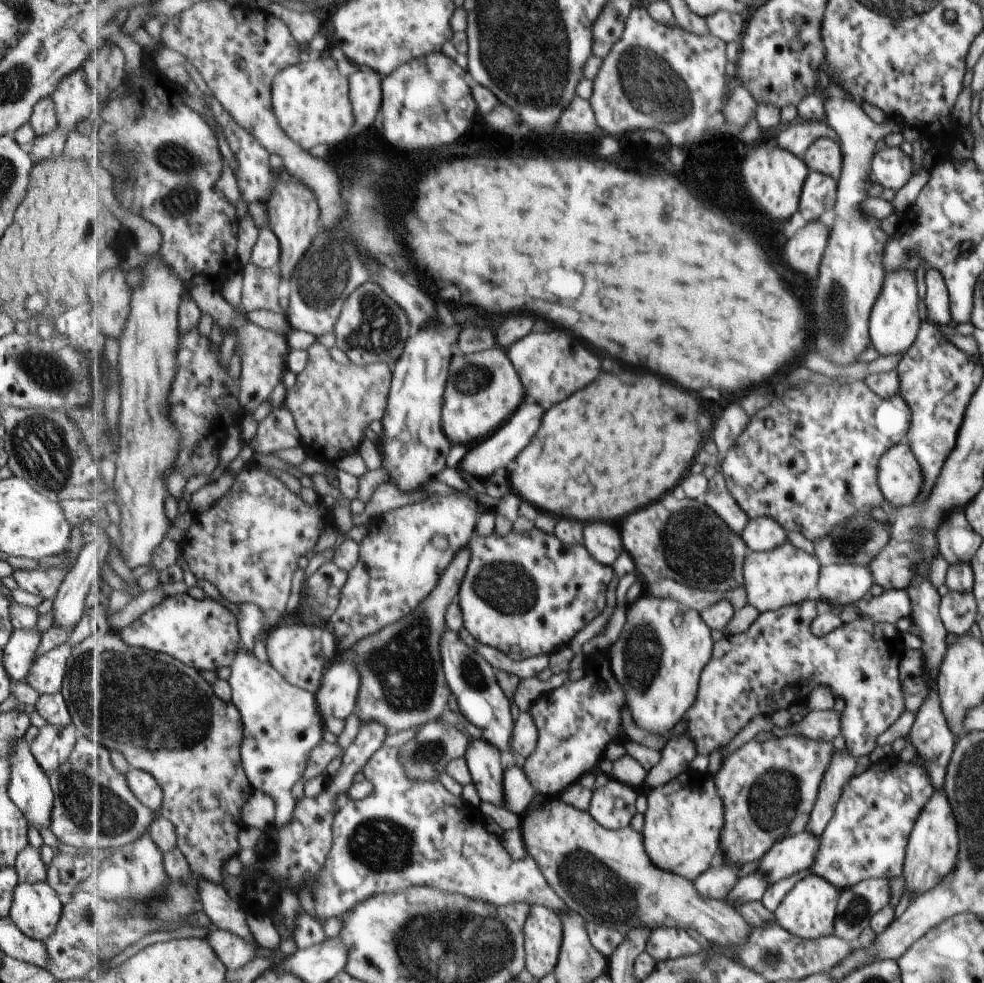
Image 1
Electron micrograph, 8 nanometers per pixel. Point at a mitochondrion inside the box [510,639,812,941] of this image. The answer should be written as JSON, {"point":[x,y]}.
{"point":[598,887]}

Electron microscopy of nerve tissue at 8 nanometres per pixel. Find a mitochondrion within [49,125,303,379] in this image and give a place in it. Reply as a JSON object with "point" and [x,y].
{"point":[173,159]}

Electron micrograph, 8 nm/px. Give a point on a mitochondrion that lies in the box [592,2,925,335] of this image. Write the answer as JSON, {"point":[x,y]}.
{"point":[656,94]}

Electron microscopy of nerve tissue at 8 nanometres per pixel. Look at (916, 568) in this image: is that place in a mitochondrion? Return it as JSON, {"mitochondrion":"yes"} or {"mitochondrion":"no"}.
{"mitochondrion":"no"}

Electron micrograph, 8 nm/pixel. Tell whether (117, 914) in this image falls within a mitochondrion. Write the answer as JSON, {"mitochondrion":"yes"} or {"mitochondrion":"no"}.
{"mitochondrion":"yes"}

